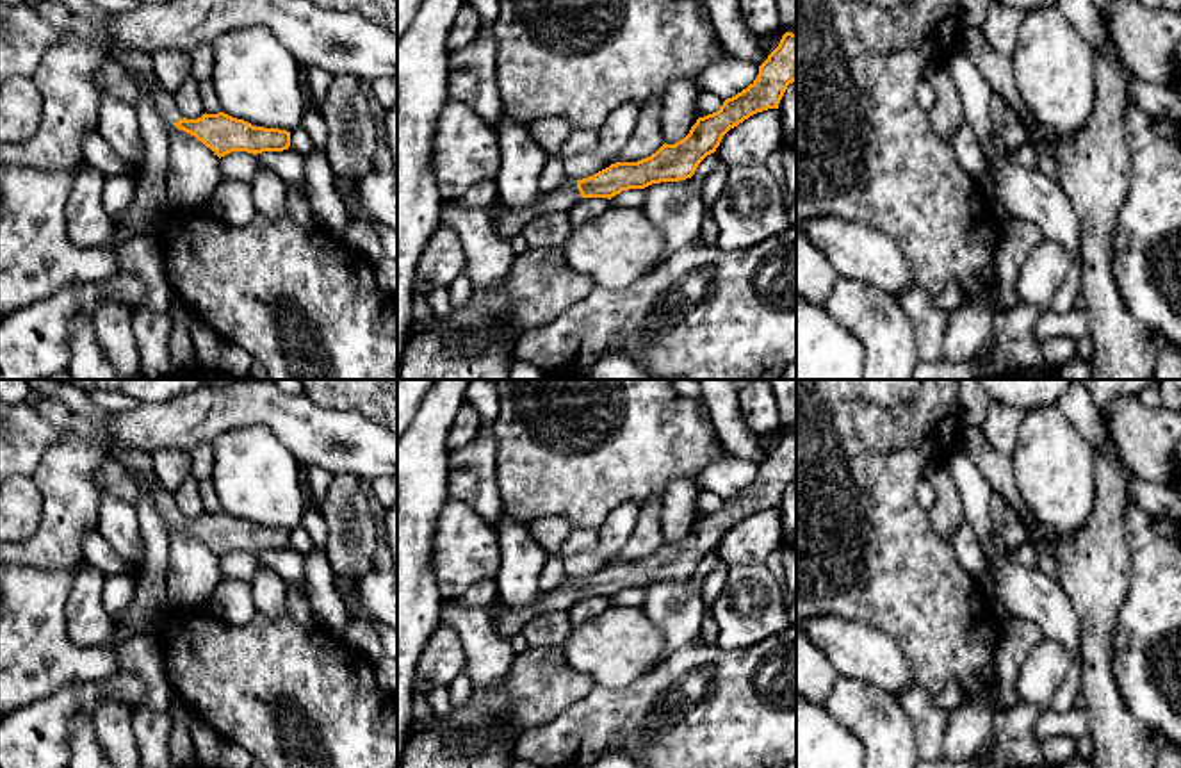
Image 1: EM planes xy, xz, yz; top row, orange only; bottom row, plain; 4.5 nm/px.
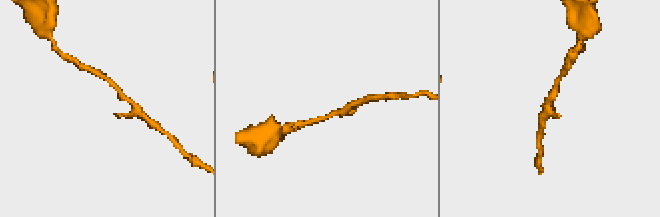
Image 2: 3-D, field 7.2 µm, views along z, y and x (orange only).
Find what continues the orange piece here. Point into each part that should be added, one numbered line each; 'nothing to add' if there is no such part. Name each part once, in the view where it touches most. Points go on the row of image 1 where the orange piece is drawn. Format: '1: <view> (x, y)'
1: xz (508, 223)

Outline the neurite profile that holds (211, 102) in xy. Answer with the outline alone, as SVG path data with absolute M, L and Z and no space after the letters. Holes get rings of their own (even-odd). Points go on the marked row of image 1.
M212 80L198 82L198 86L200 86L200 96L201 96L205 112L207 114L221 112L221 103L212 86Z

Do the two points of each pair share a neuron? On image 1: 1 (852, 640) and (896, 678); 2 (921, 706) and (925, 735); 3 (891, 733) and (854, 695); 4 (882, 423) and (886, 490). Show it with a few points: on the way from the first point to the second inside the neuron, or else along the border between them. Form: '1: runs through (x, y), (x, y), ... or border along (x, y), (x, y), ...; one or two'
1: runs through (863, 651), (886, 667); one
2: runs through (925, 713), (925, 727); one
3: runs through (882, 724), (863, 704); one
4: border along (852, 426), (879, 453), (916, 449), (925, 462); two

